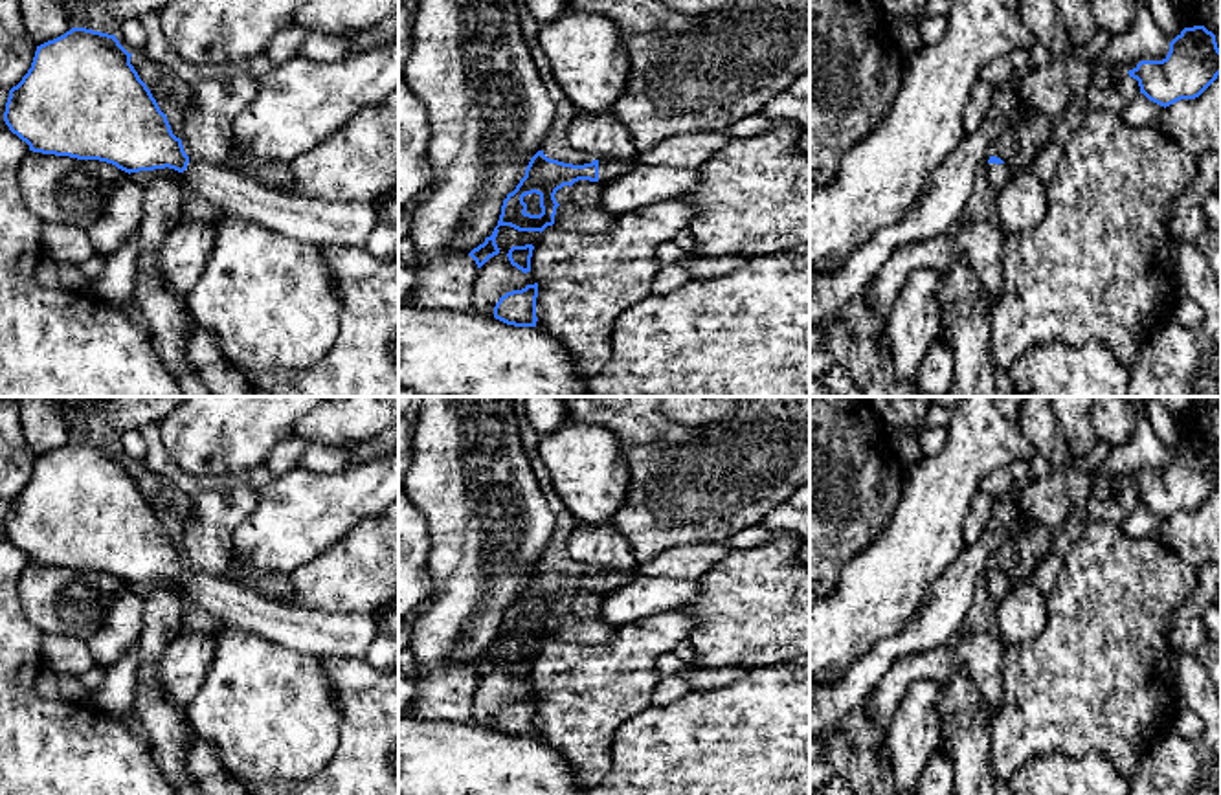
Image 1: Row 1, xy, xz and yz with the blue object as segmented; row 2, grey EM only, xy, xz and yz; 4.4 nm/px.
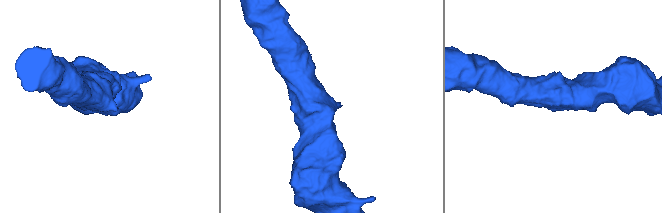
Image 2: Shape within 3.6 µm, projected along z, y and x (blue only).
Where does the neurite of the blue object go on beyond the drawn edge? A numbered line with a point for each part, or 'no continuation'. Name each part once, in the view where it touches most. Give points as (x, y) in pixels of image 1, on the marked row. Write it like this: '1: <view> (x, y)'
1: xz (608, 169)

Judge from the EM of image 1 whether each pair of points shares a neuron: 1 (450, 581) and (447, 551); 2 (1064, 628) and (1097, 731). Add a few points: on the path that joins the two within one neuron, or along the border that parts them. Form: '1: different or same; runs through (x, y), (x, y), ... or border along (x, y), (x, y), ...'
1: same; runs through (450, 573), (450, 559)
2: same; runs through (1089, 654), (1097, 661), (1097, 705)

